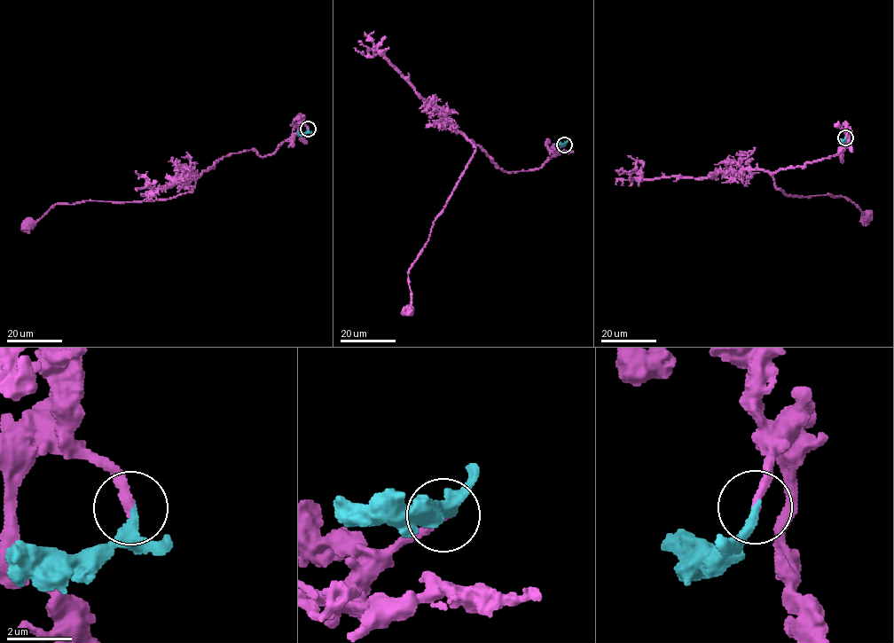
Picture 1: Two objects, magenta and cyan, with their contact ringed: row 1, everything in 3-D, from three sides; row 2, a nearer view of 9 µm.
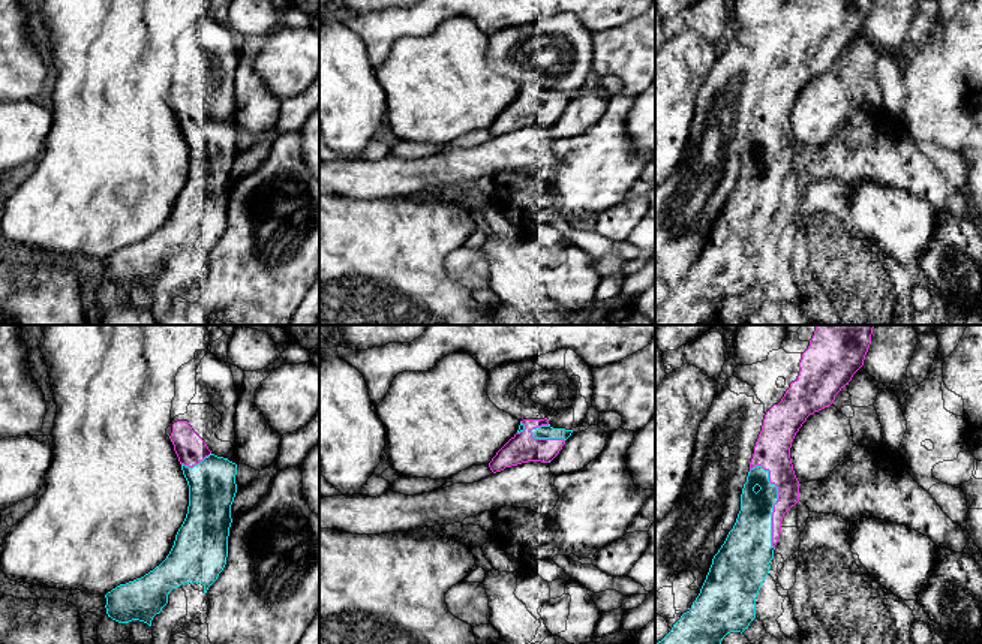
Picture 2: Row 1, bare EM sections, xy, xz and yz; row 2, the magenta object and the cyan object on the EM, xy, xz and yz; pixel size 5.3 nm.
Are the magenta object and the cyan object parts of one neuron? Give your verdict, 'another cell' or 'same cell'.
same cell

